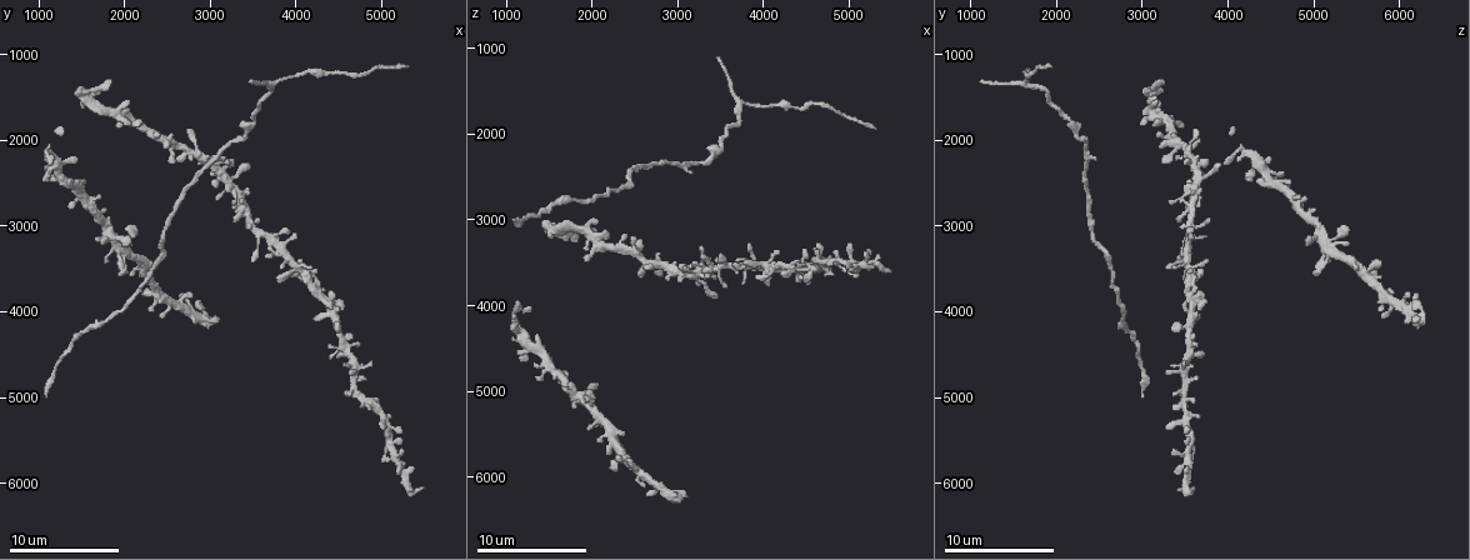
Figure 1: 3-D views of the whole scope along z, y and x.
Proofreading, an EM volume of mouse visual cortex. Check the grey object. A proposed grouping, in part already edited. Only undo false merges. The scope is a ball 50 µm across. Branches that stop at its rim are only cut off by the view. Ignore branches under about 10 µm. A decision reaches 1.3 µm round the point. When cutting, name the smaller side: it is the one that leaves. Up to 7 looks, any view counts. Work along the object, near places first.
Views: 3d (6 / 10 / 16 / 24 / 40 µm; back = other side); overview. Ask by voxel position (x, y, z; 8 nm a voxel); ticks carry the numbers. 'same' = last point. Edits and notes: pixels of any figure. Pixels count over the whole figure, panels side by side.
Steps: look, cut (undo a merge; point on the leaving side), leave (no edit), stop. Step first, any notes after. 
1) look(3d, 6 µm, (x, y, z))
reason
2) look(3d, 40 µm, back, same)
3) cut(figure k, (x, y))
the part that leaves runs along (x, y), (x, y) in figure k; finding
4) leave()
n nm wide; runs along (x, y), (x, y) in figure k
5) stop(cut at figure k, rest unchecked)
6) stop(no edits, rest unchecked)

look(3d, 16 µm, (2250, 3650, 2650))
narrows sharply

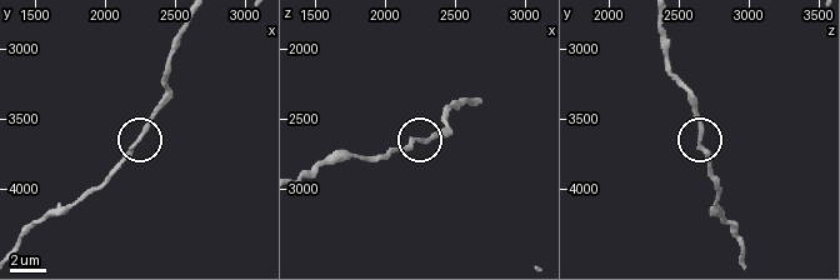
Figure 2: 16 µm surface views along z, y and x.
look(3d, 6 µm, (2220, 3660, 2660))

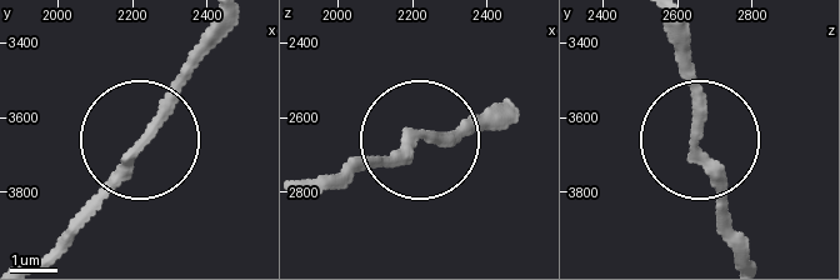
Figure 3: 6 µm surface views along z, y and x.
leave()
all the same neuron

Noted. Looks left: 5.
look(3d, 10 µm, (2600, 2100, 3450))
a fork

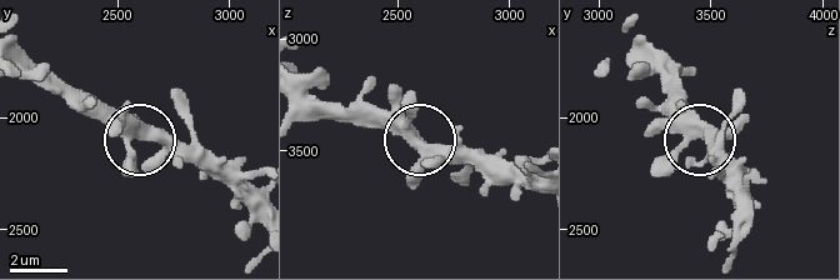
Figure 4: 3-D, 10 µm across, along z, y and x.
leave()
side arm 39 µm; one neuron here

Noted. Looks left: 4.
look(3d, 10 µm, (3350, 1950, 2300))
sudden change in width

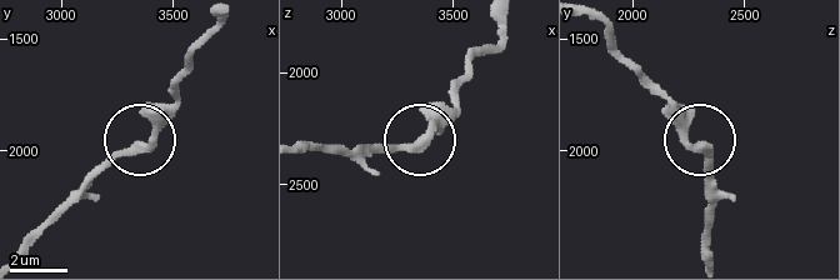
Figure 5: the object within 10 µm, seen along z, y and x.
leave()
310 nm wide; continuous, no second neuron

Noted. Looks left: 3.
stop(no edits, rest unchecked)

